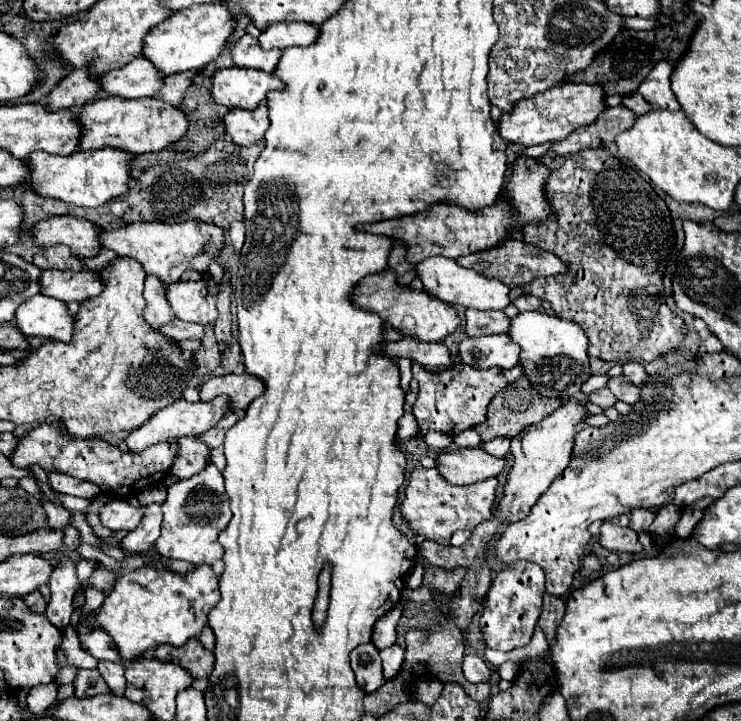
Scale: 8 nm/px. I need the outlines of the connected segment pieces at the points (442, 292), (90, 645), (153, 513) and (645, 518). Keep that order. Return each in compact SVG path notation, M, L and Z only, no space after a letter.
M427 258L415 266L417 278L423 282L423 290L443 302L463 306L463 308L477 308L477 310L503 310L511 304L509 300L509 288L505 284L499 284L497 280L487 280L485 276L479 276L477 272L471 272L467 268L459 268L455 260L447 258Z
M95 628L91 634L77 632L77 636L81 648L93 658L119 662L119 652L115 652L115 644L111 644L111 636L107 636L107 632L99 632L99 628Z
M149 504L143 508L143 518L139 522L139 526L125 536L123 542L123 550L127 552L147 552L153 548L155 540L159 538L159 526L163 520L163 512L161 512L161 504Z
M631 510L629 528L635 532L647 532L653 520L655 520L655 514L651 510Z

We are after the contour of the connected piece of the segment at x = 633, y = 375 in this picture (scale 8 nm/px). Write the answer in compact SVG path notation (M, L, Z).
M625 362L625 364L623 364L623 376L629 378L635 386L643 384L643 380L649 378L649 376L645 374L645 370L643 370L637 362Z

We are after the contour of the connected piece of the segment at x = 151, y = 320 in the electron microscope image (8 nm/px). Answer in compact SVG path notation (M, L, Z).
M147 276L145 292L143 292L143 298L145 298L143 318L153 328L173 320L171 308L167 308L167 300L163 300L163 288L165 288L165 284L161 280L155 280L155 276Z

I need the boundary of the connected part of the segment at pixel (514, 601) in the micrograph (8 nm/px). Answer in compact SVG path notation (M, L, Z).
M531 562L507 564L491 582L483 614L479 618L485 646L501 652L511 652L515 648L527 646L533 636L535 624L541 616L543 596L545 596L545 574L537 564Z

